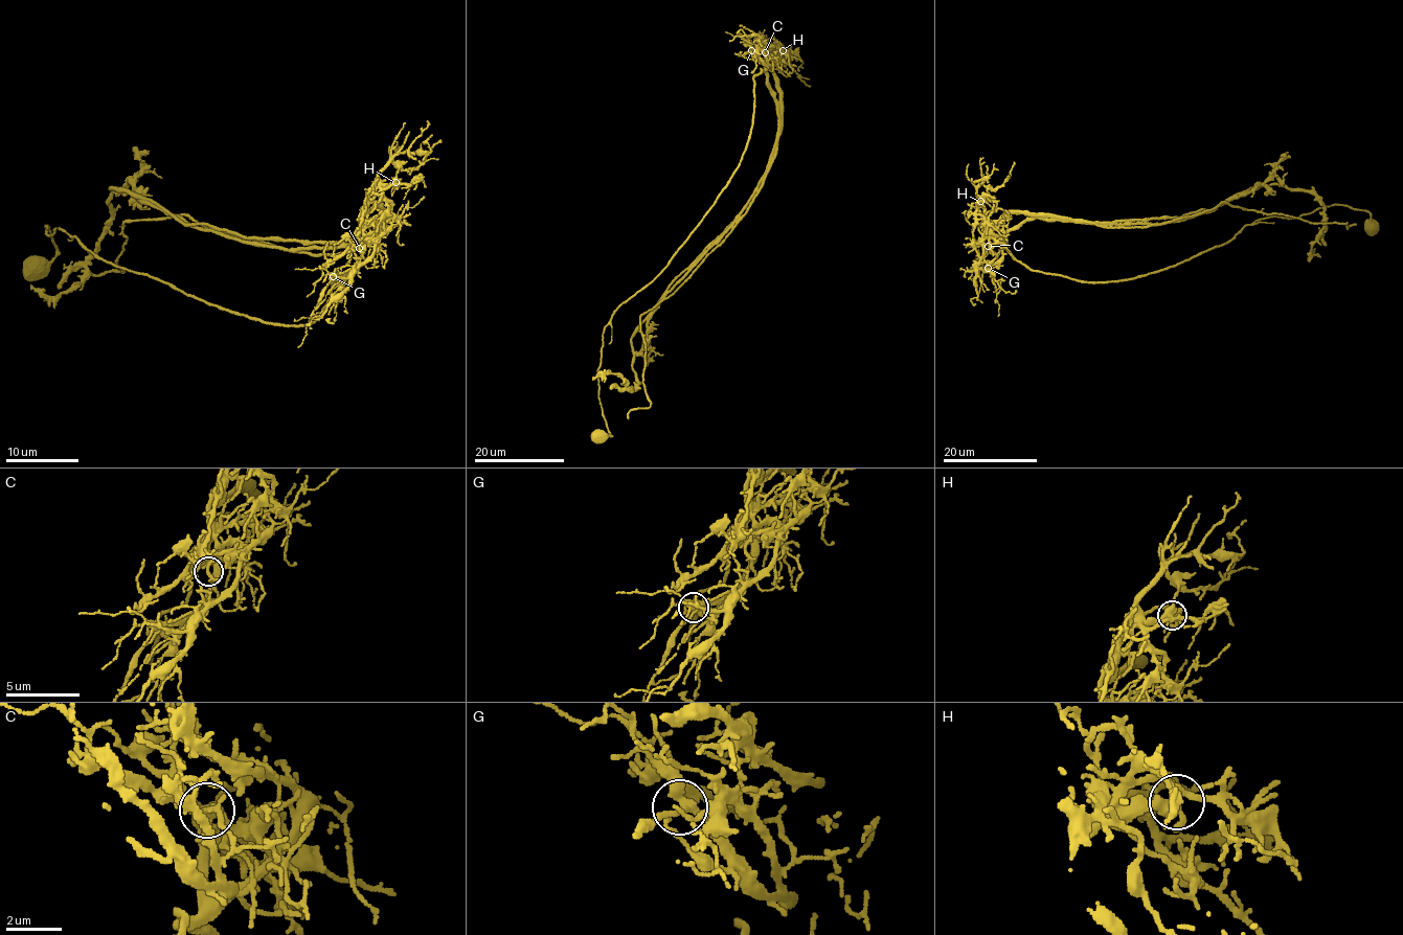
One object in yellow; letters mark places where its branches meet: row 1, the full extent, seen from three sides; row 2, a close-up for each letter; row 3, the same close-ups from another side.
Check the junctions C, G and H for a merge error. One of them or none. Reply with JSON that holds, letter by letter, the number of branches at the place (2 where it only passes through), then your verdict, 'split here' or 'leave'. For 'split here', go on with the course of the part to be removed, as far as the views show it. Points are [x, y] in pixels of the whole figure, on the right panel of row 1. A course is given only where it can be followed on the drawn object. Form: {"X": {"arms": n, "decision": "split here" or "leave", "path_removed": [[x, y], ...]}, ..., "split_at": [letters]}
{"C": {"arms": 2, "decision": "split here", "path_removed": [[989, 246], [982, 223], [1004, 214], [1160, 224], [1222, 202], [1310, 222], [1344, 223], [1347, 229], [1356, 224]]}, "G": {"arms": 3, "decision": "leave"}, "H": {"arms": 2, "decision": "leave"}, "split_at": ["C"]}

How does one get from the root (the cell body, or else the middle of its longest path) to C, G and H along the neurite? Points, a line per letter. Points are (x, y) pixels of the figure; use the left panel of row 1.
C: (36, 269), (57, 253), (45, 225), (60, 227), (115, 266), (296, 326), (359, 248)
G: (36, 269), (57, 253), (45, 225), (60, 227), (115, 266), (296, 326), (362, 246), (333, 276)
H: (36, 269), (57, 253), (45, 225), (60, 227), (221, 309), (308, 324), (368, 197), (395, 182)

